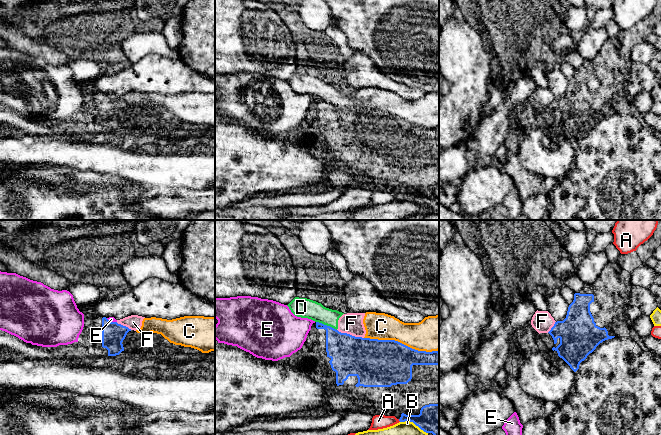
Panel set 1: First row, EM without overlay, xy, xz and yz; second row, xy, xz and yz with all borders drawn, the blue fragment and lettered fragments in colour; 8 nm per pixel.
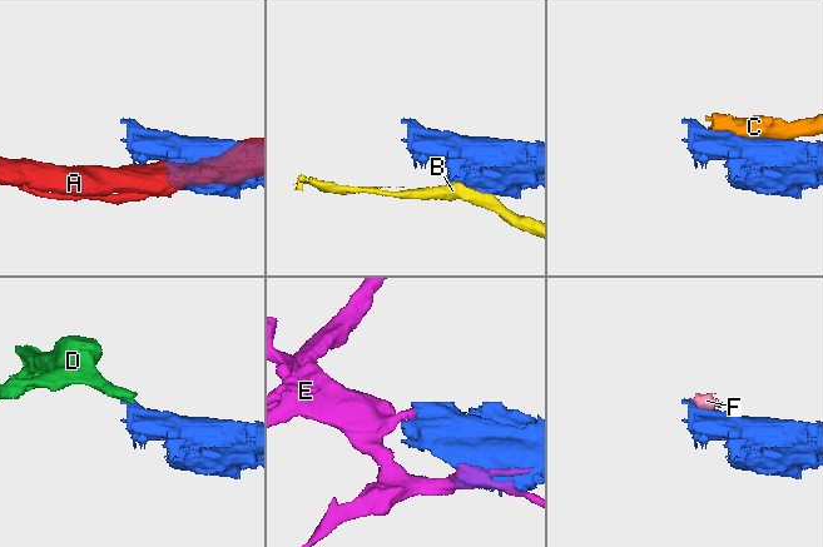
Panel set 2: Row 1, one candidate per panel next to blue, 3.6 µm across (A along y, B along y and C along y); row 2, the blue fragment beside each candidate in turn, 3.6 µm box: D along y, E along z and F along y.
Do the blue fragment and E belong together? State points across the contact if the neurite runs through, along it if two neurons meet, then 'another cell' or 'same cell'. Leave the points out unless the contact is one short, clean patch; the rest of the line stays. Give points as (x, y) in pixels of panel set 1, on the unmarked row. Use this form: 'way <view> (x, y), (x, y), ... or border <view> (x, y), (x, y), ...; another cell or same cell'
border xy (106, 94), (116, 98); another cell

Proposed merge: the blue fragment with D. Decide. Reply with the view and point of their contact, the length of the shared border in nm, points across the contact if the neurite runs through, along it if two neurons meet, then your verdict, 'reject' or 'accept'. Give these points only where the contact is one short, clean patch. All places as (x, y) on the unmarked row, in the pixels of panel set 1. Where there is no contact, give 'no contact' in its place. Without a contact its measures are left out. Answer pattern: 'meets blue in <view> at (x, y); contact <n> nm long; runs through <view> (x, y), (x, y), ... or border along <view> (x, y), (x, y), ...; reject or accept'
meets blue in xz at (326, 101); contact 180 nm long; border along xz (316, 97), (329, 101), (336, 106); reject

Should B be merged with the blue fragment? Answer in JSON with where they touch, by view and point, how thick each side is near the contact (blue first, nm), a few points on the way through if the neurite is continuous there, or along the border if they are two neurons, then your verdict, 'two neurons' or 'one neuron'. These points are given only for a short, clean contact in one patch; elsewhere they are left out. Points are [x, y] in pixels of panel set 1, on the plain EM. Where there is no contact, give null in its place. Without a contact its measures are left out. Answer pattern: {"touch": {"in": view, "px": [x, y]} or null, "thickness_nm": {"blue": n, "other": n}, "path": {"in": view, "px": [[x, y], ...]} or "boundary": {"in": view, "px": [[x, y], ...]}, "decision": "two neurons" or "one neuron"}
{"touch": {"in": "xz", "px": [414, 199]}, "thickness_nm": {"blue": 260, "other": 200}, "decision": "one neuron"}

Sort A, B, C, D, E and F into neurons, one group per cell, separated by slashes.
A / B / C D F / E

